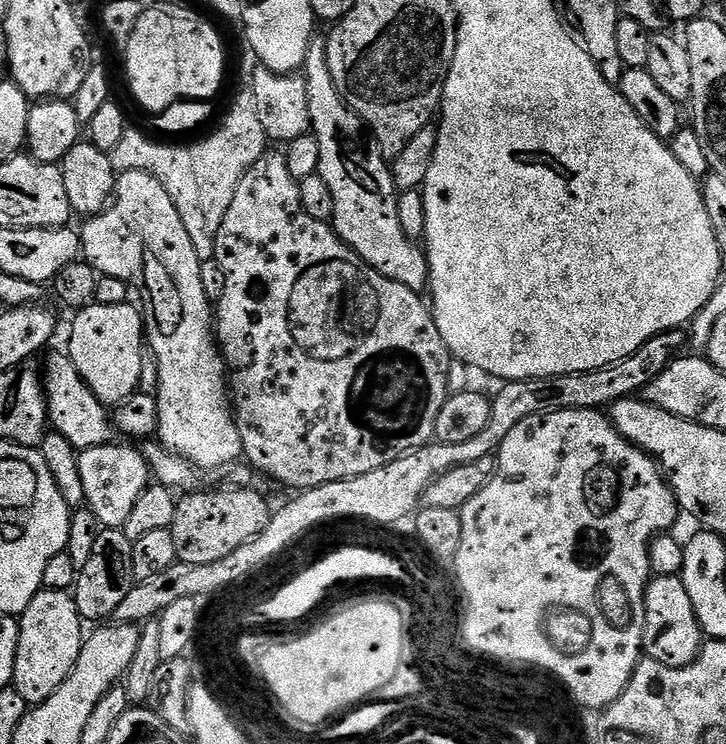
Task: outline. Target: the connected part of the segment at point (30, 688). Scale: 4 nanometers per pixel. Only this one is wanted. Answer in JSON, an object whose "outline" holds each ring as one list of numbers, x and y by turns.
{"outline":[[49,588,41,590,18,619,20,637,11,687,16,688,30,706,35,706,46,702,46,698,50,698,74,670,84,645,86,628,78,614,73,593]]}

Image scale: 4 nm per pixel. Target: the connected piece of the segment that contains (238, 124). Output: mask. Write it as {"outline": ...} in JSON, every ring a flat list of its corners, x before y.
{"outline":[[244,90,237,98,236,105,229,110,228,117,213,136,208,134,194,144,183,146,153,140,147,140,136,126,129,127,115,150,117,169,129,172,141,168,156,176,158,182,166,186,166,194,170,194,174,206,178,206,178,214,186,226,186,234,190,234,190,242,194,242,200,261,213,259,218,226,222,226,222,218,226,218,230,202,234,202,234,190,238,190,238,182,242,182,246,170,250,170,250,166,254,166,266,151,266,137,262,122,258,122,258,106,254,106,251,91]]}

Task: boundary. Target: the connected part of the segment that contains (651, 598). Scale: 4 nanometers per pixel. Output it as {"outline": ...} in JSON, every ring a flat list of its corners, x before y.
{"outline":[[653,576,644,591,644,605,644,656,671,668,685,668,686,665,693,664,706,643,706,637,700,628,698,614,694,614,690,594,686,594,683,579,680,576]]}

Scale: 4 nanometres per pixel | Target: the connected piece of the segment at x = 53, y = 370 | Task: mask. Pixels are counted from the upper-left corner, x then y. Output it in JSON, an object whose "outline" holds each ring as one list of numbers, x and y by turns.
{"outline":[[67,351,51,352,47,353,48,361,42,364,42,383,44,394,48,398,48,417,51,427,58,434,62,434,62,438,66,438,70,446,78,450,113,443,114,420,109,409,93,394,82,374,78,374]]}

